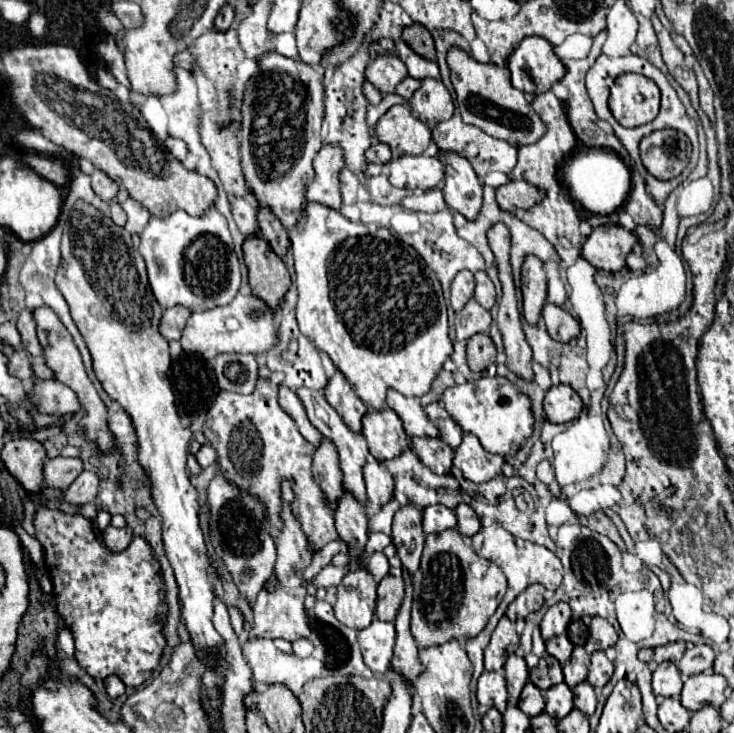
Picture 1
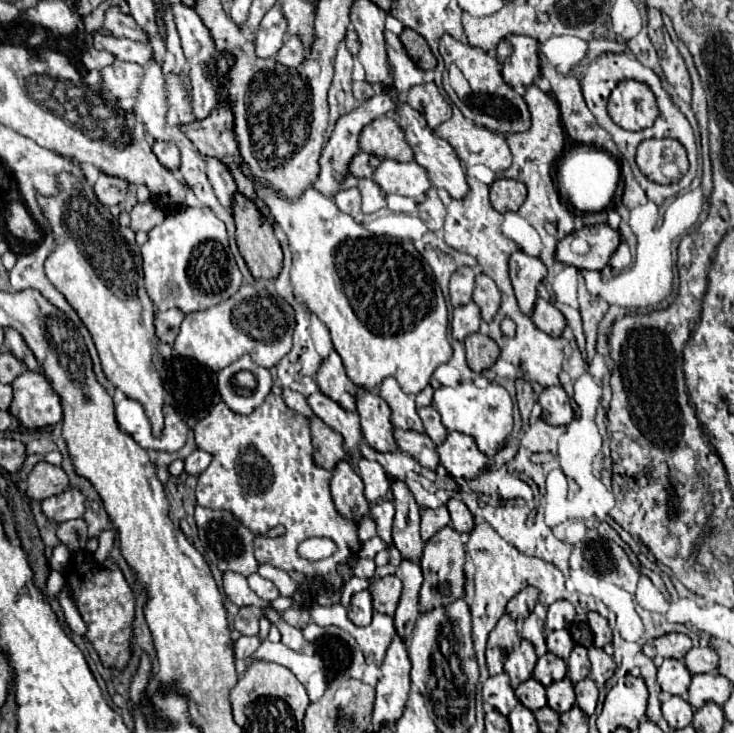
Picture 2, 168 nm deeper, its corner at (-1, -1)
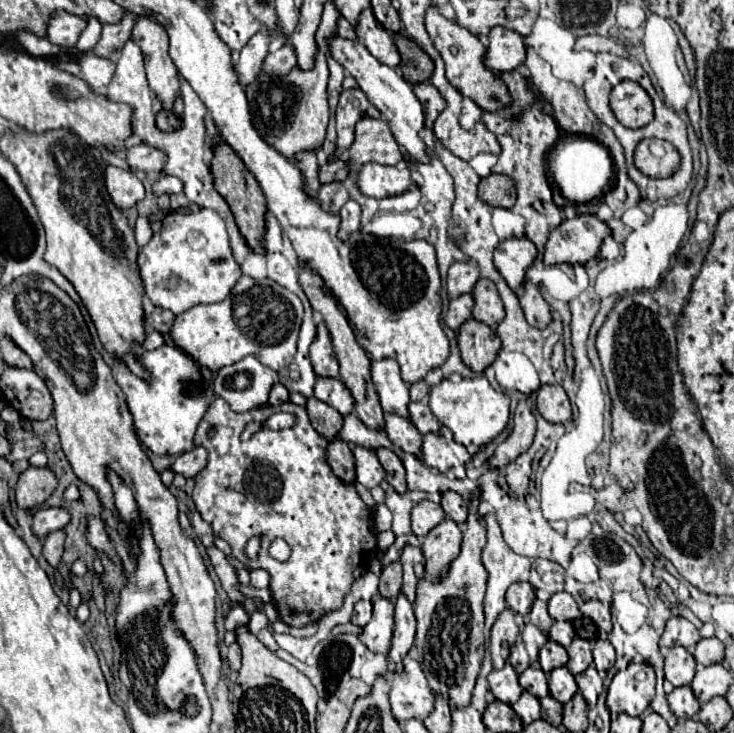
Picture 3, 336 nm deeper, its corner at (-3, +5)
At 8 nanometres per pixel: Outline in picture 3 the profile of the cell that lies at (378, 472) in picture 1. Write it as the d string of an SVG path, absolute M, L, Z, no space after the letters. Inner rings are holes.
M356 447L354 461L356 461L356 481L360 481L364 487L372 489L384 481L386 473L374 451L366 447Z

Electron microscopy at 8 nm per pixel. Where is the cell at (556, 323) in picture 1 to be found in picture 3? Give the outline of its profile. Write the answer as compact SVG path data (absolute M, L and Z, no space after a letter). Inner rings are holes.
M526 281L524 283L524 295L520 295L520 305L526 315L526 321L536 329L546 329L552 323L552 309L544 301L540 289Z

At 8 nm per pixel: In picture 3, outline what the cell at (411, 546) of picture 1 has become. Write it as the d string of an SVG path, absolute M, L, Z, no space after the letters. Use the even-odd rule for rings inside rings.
M376 449L376 455L386 471L386 481L396 489L396 493L406 493L408 485L404 485L404 465L390 449Z

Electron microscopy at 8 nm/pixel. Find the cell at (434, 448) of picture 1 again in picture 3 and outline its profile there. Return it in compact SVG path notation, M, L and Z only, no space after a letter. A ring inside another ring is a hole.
M386 413L384 419L386 419L384 431L386 431L388 439L390 439L396 447L400 447L402 451L420 455L422 435L416 433L416 425L412 425L412 421L408 421L408 419L400 417L400 415L392 415L392 413Z

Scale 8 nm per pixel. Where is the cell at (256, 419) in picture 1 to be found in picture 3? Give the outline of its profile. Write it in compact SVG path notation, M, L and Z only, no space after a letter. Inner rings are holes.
M220 397L208 405L208 411L204 413L194 443L208 449L208 465L196 475L196 487L192 493L194 505L200 511L202 519L212 525L218 537L230 543L232 553L238 561L242 561L250 571L256 567L266 569L270 577L270 591L276 603L276 609L280 613L280 619L288 625L308 625L312 621L318 621L322 615L336 611L342 607L342 601L346 593L350 591L354 583L354 571L366 571L368 563L376 557L376 527L372 521L370 509L364 505L360 495L356 493L354 485L342 483L330 469L326 461L326 447L328 441L320 437L302 405L294 405L292 401L286 401L282 405L264 405L250 409L248 413L234 413L228 403ZM276 411L290 411L298 417L296 425L292 429L272 431L266 427L266 419ZM248 423L260 423L260 431L256 431L250 439L242 439L242 433ZM214 427L214 437L208 437L208 429ZM262 535L262 545L258 551L256 561L250 559L244 549L246 543ZM274 539L284 539L292 547L292 555L286 563L276 561L270 557L268 547Z

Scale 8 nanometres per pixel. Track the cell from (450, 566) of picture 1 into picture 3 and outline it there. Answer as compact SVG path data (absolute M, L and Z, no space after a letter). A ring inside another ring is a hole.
M444 519L424 537L422 553L426 557L426 575L430 581L444 577L444 569L448 569L452 557L460 553L460 541L462 531L452 519Z

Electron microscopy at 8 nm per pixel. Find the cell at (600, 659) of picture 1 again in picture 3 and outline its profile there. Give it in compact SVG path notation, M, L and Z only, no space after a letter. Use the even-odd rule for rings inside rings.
M596 641L592 645L592 655L594 655L594 665L600 675L606 675L606 671L614 667L614 647L610 641Z

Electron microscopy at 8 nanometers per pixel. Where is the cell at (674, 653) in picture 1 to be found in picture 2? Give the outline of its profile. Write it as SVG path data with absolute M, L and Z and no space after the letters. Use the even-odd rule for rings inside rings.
M666 633L662 637L656 637L650 641L656 655L660 657L672 657L678 661L684 661L684 655L692 649L692 641L684 633Z

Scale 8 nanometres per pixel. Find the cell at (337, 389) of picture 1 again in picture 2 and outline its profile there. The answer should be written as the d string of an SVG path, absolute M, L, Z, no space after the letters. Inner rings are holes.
M332 349L326 359L322 359L318 367L318 387L324 395L338 401L348 411L354 411L354 395L358 393L358 387L348 379L346 369L342 365L340 355Z

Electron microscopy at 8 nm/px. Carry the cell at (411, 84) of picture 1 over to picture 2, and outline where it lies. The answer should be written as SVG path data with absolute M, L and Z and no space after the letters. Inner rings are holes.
M376 93L374 97L366 99L366 101L360 103L356 109L344 113L344 115L336 121L334 131L332 131L328 143L326 143L324 149L322 149L322 157L320 157L320 175L318 175L316 183L314 183L314 187L316 187L322 195L334 197L334 195L340 191L340 183L348 177L346 167L350 165L350 159L358 153L358 135L360 135L362 127L364 127L366 123L370 123L372 119L386 115L386 113L392 111L392 109L394 109L394 101L390 99L390 95L378 95L378 93Z

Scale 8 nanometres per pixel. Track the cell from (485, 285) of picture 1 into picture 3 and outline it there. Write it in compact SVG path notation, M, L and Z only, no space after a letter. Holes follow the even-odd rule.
M478 279L478 283L474 285L472 291L474 297L474 311L472 317L476 321L482 321L490 327L498 325L504 319L504 303L500 301L500 295L496 293L496 285L492 285L492 281L488 279Z

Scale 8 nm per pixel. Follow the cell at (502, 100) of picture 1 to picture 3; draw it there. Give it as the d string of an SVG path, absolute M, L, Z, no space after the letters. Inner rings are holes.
M430 7L426 13L426 31L432 37L436 49L440 51L440 55L446 63L446 77L452 87L456 87L464 97L476 101L476 105L482 111L494 113L494 111L500 111L500 109L512 105L512 97L508 93L508 87L500 79L500 75L496 75L490 69L484 69L484 49L486 47L482 45L482 41L476 35L472 35L464 27L458 27L456 23L450 23L446 17L442 17L438 13L436 7ZM452 49L456 49L456 53L452 53Z

